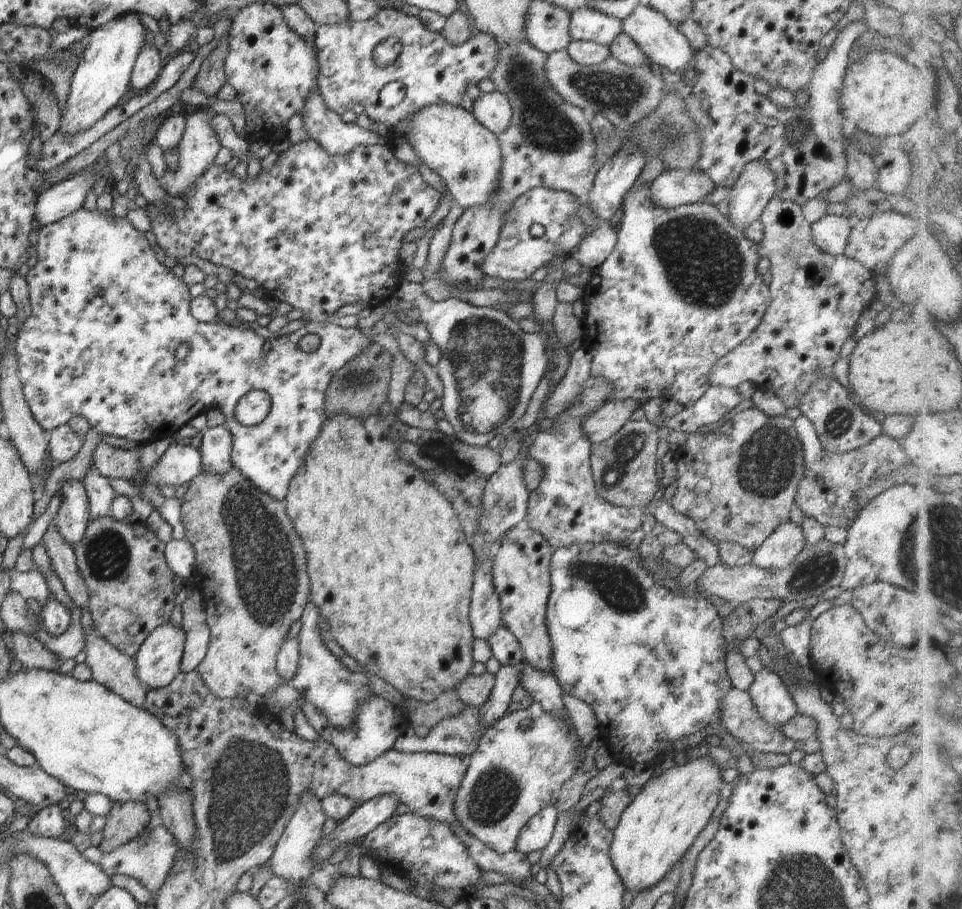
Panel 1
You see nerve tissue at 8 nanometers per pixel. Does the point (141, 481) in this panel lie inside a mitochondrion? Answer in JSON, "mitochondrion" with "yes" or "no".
{"mitochondrion":"no"}

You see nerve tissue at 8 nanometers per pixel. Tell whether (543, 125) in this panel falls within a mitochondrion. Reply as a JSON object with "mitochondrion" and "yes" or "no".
{"mitochondrion":"yes"}

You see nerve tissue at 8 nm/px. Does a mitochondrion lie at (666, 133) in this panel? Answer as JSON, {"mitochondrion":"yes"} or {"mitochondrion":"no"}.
{"mitochondrion":"yes"}

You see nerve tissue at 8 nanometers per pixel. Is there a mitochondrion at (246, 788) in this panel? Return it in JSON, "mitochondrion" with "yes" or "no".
{"mitochondrion":"yes"}

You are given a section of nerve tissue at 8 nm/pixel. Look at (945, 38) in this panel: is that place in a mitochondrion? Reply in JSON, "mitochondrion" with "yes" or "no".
{"mitochondrion":"no"}

